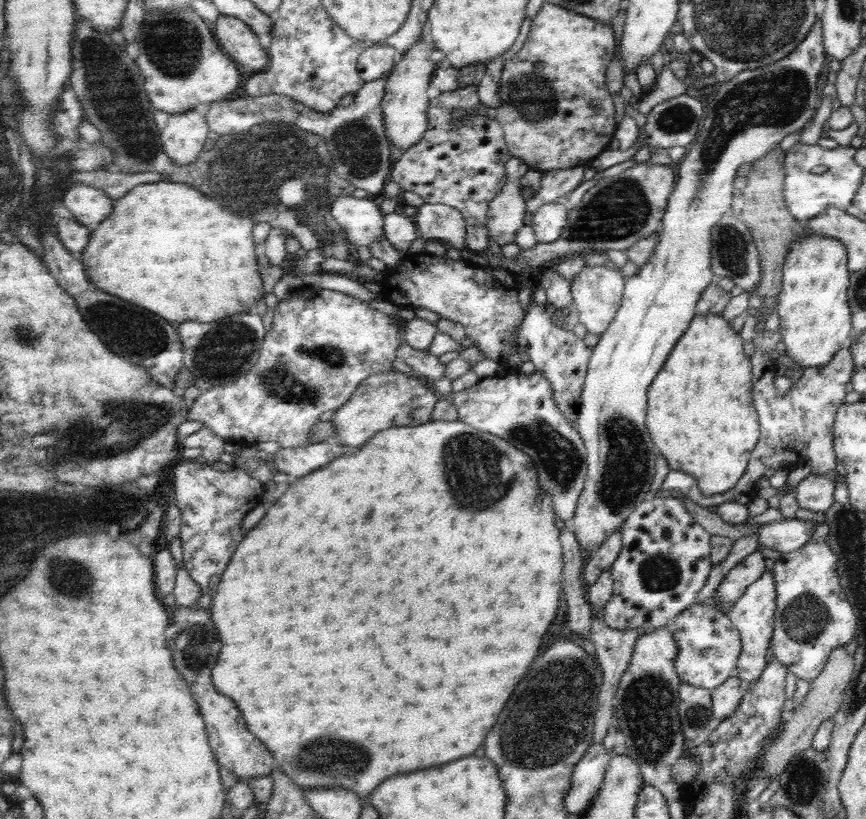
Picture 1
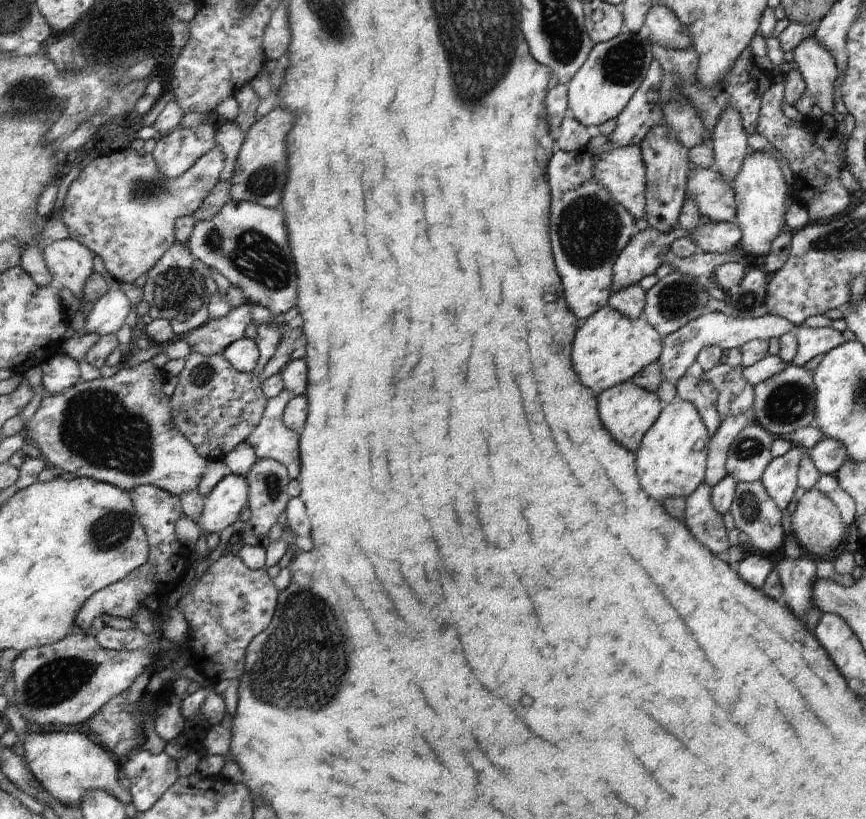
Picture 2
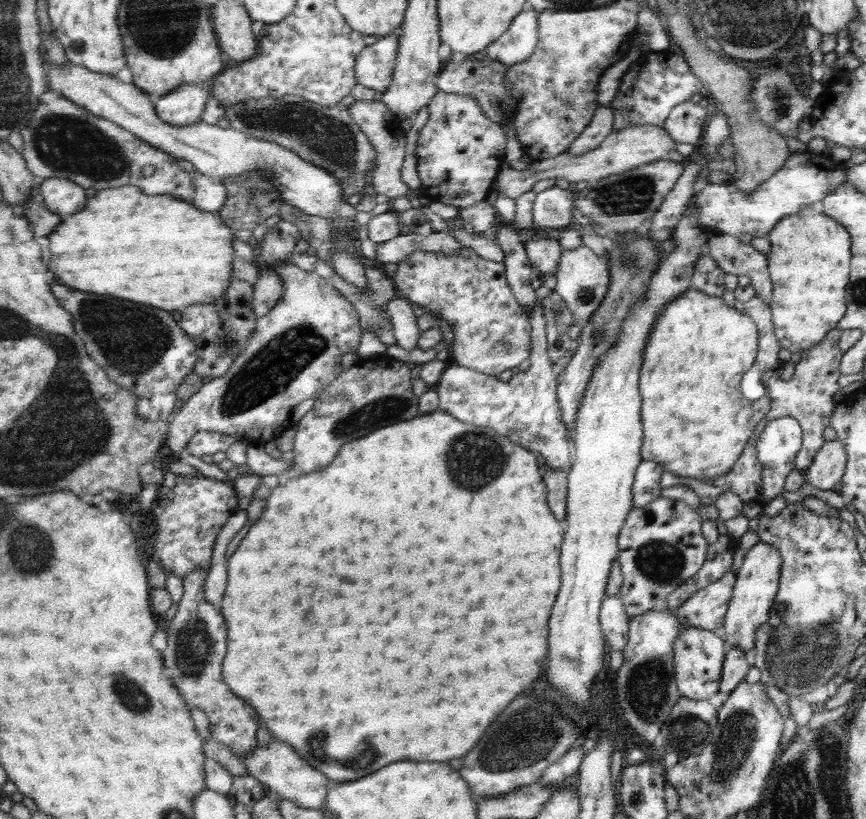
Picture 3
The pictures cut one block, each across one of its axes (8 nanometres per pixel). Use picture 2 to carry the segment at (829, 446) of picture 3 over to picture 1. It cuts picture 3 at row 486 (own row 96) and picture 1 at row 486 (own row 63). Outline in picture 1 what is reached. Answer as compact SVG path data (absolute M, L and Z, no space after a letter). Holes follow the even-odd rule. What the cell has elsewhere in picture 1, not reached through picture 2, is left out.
M807 476L799 480L793 494L799 504L799 510L823 514L835 504L833 492L835 492L835 480L831 476Z

